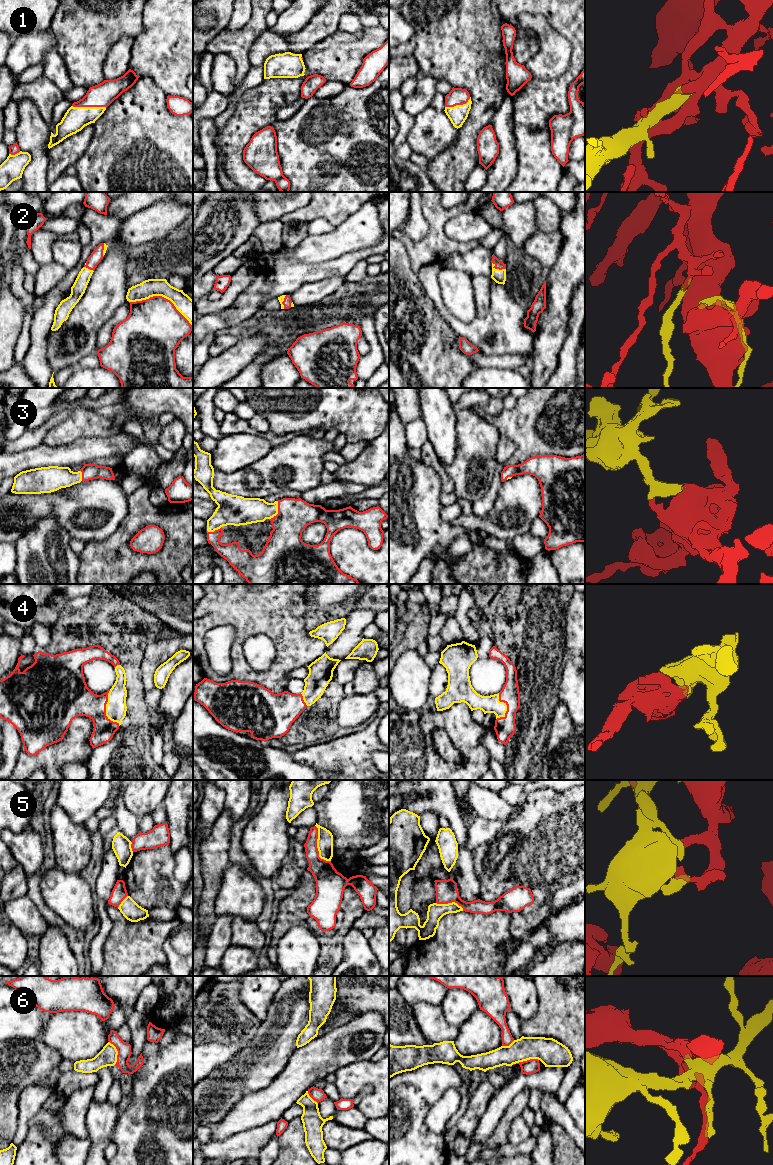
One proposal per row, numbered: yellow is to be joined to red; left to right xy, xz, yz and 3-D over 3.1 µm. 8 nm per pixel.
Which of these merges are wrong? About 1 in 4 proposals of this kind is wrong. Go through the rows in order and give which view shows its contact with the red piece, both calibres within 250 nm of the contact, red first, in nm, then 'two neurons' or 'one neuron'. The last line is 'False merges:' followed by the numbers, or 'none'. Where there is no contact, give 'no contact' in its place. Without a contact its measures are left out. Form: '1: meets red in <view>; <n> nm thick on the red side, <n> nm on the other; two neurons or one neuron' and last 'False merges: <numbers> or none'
1: meets red in xy; 190 nm thick on the red side, 190 nm on the other; one neuron
2: meets red in xy; 460 nm thick on the red side, 150 nm on the other; one neuron
3: meets red in xz; 280 nm thick on the red side, 200 nm on the other; one neuron
4: meets red in xy; 280 nm thick on the red side, 170 nm on the other; one neuron
5: meets red in xz; 180 nm thick on the red side, 130 nm on the other; two neurons
6: meets red in yz; 110 nm thick on the red side, 220 nm on the other; two neurons
False merges: 5, 6

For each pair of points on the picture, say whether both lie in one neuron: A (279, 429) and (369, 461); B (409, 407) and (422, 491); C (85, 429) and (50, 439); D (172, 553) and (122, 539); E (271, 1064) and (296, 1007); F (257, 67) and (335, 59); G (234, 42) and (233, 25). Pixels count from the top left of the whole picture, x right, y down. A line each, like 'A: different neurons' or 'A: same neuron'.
A: different neurons
B: different neurons
C: same neuron
D: same neuron
E: same neuron
F: different neurons
G: different neurons

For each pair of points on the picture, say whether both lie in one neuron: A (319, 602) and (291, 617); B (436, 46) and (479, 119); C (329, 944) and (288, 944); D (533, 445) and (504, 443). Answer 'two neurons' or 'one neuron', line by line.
A: two neurons
B: one neuron
C: two neurons
D: two neurons

